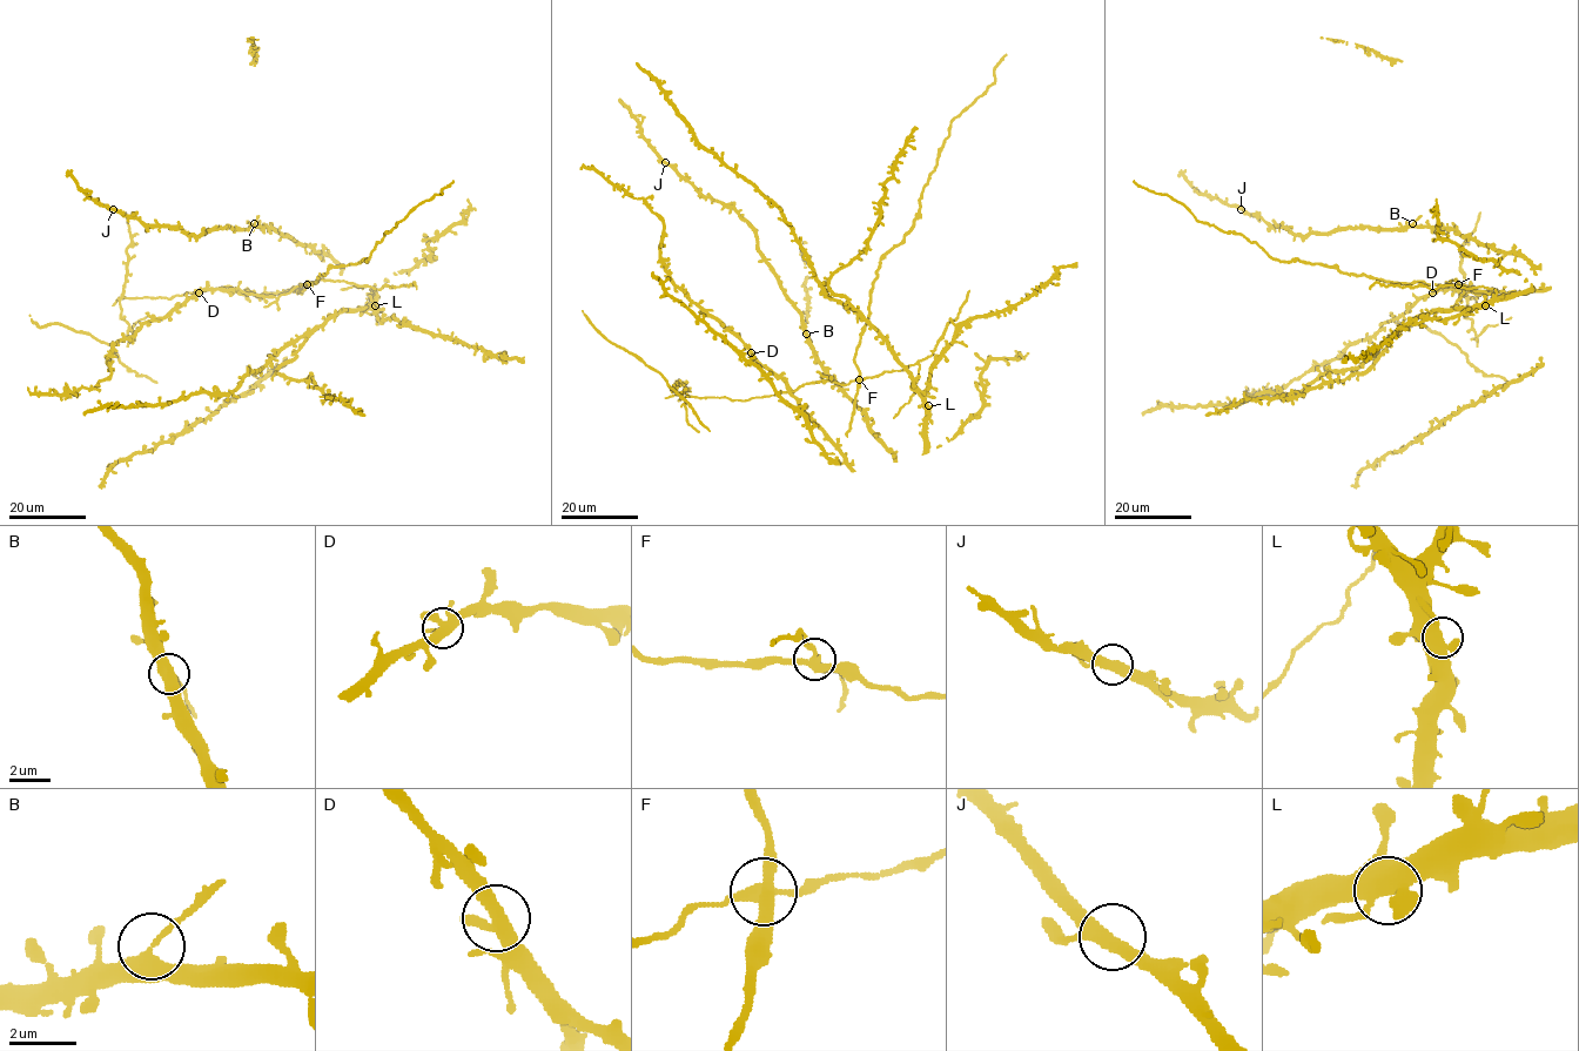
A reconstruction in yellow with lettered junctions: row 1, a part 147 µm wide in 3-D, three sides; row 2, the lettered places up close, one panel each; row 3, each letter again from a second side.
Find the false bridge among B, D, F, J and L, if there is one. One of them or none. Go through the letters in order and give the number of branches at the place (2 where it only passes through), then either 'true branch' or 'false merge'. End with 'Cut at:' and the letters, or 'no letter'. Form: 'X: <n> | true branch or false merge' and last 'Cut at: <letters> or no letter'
B: 3 | true branch
D: 3 | true branch
F: 4 | false merge
J: 3 | true branch
L: 4 | true branch
Cut at: F

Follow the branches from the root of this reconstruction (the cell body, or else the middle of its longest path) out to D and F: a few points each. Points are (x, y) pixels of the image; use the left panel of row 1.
D: (363, 287), (367, 285), (320, 278), (297, 285), (276, 298), (237, 289), (205, 289), (199, 292)
F: (363, 287), (367, 285), (321, 278), (307, 284)

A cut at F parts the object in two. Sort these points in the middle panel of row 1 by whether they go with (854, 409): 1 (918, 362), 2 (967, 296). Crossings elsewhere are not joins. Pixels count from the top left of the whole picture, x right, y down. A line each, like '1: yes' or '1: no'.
1: no
2: no

